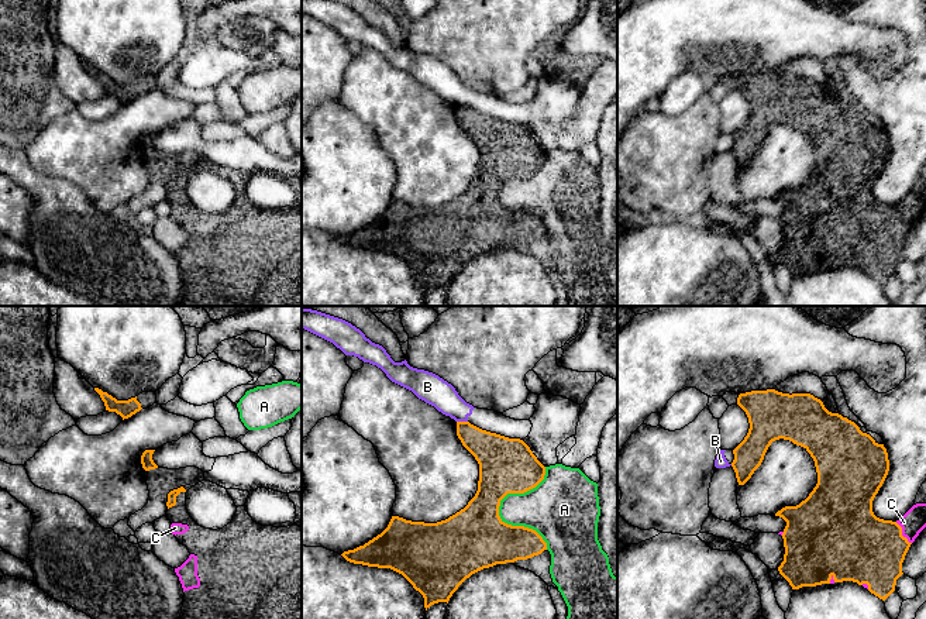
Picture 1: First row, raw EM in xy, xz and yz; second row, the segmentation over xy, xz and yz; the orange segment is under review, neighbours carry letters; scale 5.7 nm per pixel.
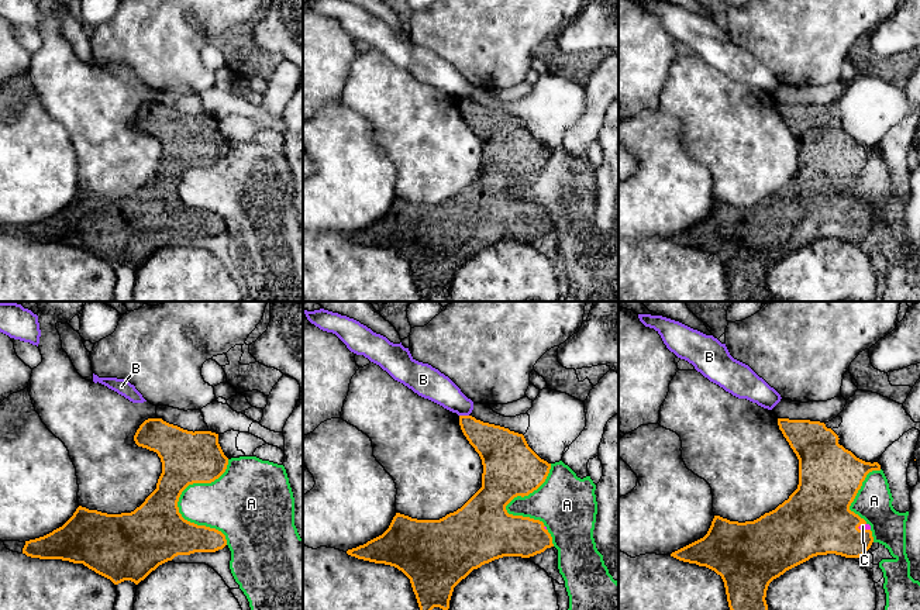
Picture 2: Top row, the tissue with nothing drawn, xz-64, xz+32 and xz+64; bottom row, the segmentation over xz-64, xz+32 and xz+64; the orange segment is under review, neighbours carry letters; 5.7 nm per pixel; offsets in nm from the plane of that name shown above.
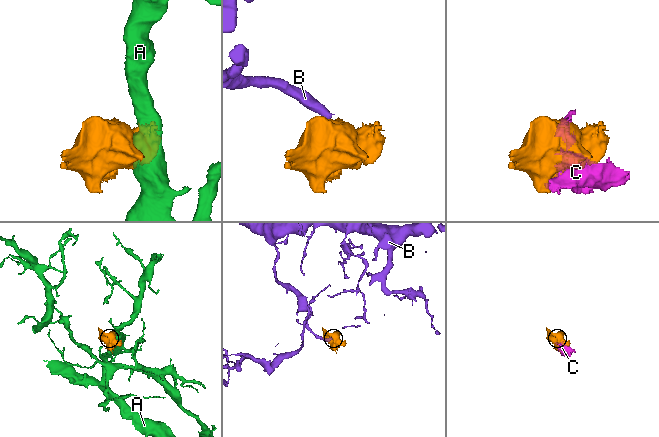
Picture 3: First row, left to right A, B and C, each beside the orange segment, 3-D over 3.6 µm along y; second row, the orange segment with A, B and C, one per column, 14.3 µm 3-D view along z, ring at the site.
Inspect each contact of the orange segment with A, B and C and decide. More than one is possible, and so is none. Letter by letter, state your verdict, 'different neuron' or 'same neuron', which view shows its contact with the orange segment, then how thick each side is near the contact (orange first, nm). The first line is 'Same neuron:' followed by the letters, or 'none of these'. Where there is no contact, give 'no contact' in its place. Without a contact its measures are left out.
Same neuron: C
A: different neuron; contact in xz; calibres 360 and 260 nm
B: different neuron; contact in xz; calibres 220 and 160 nm
C: same neuron; contact in yz; calibres 400 and 140 nm

